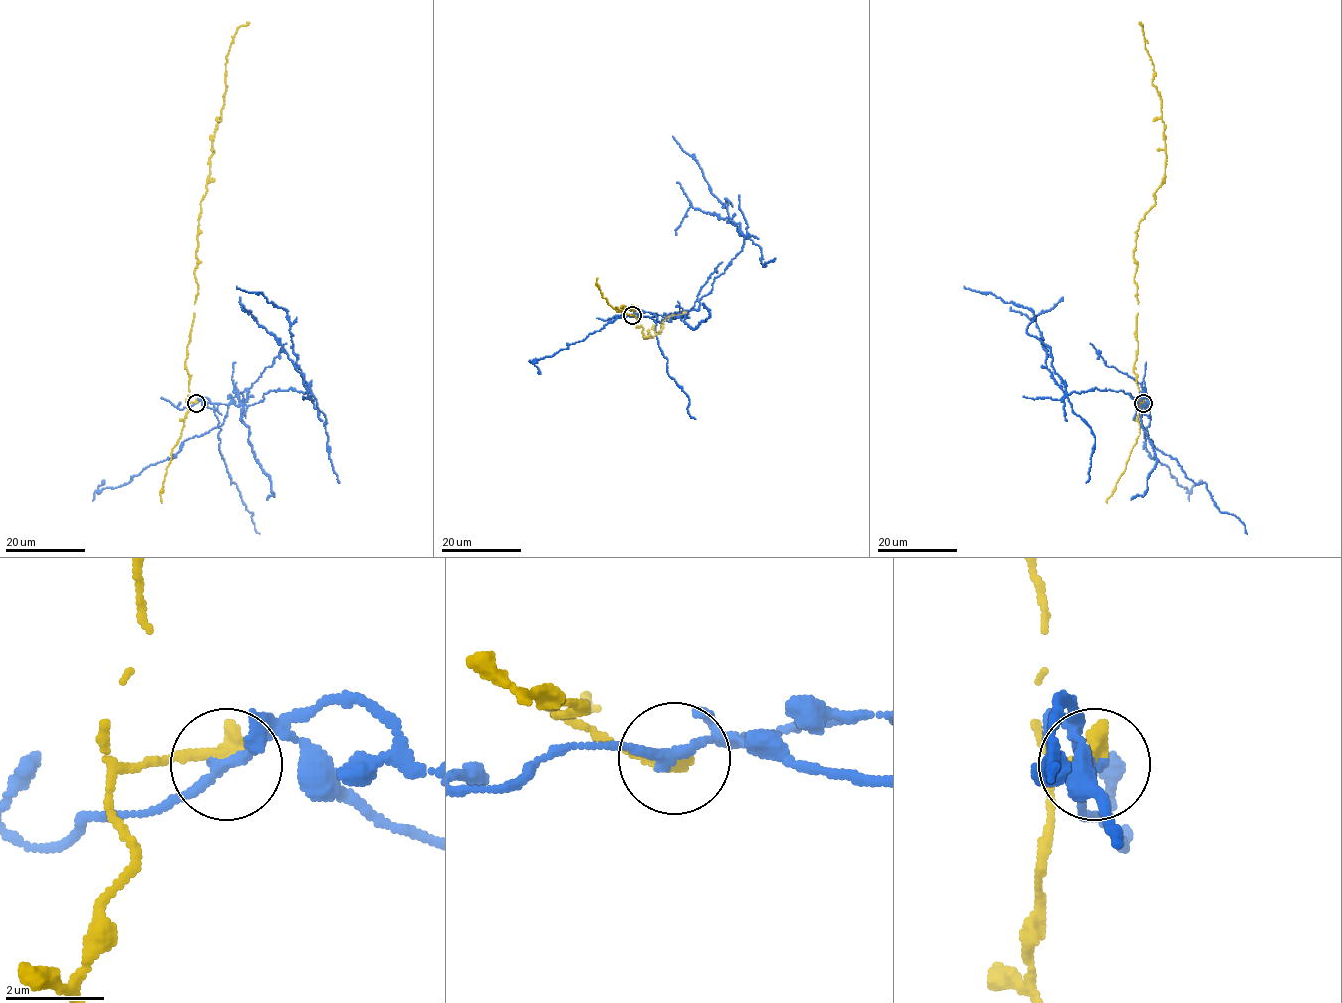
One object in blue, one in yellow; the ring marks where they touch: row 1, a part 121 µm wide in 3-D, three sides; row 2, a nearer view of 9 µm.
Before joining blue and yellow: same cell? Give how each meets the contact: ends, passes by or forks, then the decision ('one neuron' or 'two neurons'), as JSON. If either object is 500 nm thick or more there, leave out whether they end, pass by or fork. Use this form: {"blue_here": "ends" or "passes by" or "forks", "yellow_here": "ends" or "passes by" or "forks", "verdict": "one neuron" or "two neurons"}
{"blue_here": "passes by", "yellow_here": "ends", "verdict": "two neurons"}

